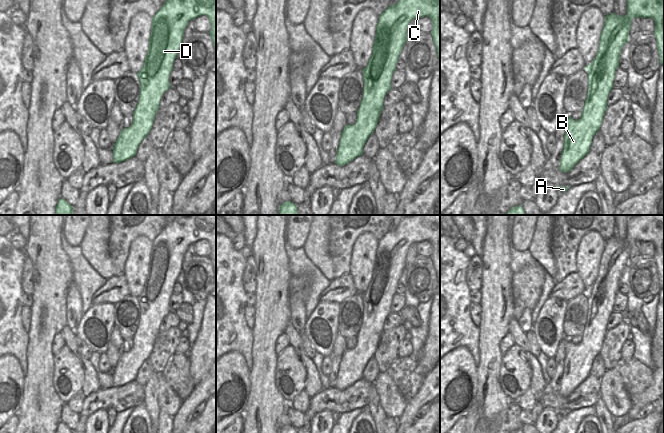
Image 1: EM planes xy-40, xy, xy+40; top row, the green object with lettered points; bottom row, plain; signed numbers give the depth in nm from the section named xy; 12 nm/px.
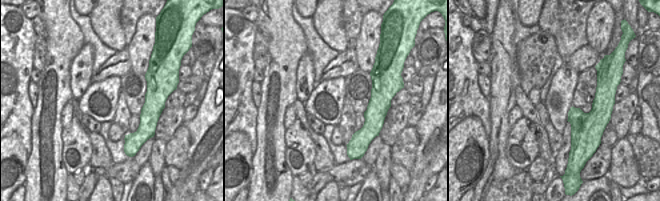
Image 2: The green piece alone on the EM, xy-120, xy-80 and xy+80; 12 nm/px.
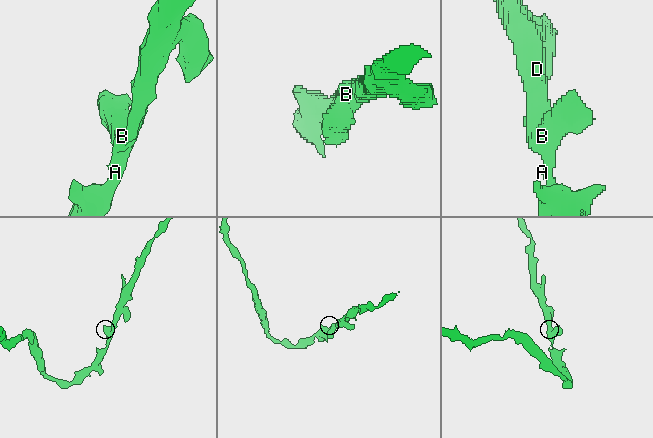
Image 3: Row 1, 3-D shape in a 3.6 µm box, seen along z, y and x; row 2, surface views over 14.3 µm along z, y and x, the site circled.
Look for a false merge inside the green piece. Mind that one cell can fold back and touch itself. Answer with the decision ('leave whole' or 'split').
leave whole

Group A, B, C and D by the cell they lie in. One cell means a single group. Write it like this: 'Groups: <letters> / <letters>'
Groups: A B C D.

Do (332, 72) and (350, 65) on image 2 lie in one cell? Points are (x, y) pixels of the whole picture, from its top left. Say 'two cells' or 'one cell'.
one cell

